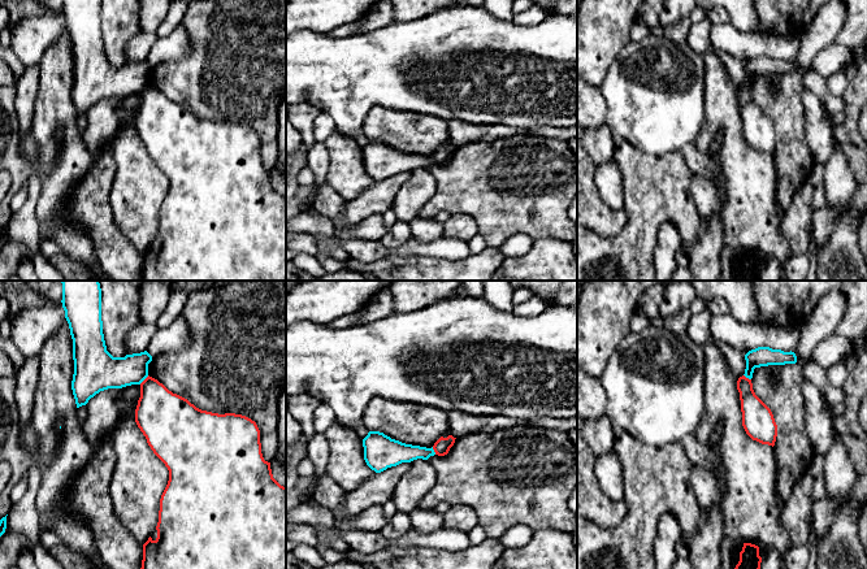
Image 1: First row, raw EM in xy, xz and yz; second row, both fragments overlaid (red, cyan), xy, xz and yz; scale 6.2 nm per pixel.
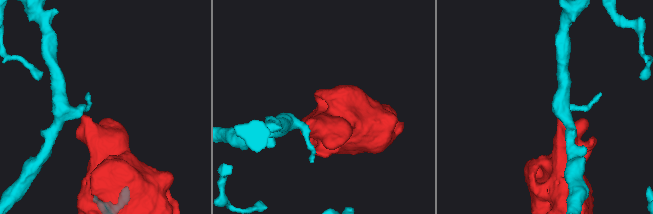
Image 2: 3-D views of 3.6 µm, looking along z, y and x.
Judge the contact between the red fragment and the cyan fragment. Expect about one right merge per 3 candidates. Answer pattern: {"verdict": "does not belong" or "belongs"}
{"verdict": "does not belong"}

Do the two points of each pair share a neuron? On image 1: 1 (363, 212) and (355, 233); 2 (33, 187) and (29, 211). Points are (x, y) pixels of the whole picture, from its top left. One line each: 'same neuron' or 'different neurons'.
1: different neurons
2: same neuron

